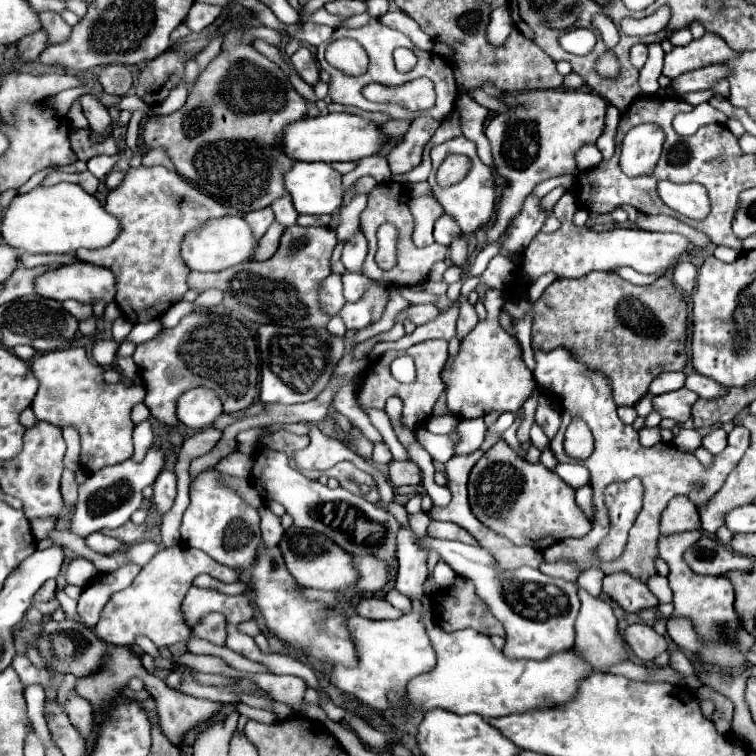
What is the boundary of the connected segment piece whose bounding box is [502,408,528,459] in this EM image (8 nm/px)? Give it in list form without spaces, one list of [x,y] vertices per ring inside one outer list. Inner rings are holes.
[[[520,408],[520,412],[516,414],[515,423],[513,423],[512,426],[504,432],[502,439],[504,439],[509,444],[509,446],[519,454],[522,459],[525,459],[528,450],[523,449],[519,441],[515,439],[516,431],[518,429],[518,426],[520,425],[523,412],[524,408]]]

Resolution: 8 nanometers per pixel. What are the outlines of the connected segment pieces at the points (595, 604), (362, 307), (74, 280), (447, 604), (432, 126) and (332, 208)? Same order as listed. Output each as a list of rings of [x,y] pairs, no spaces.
[[[582,588],[578,592],[578,596],[580,596],[580,602],[582,602],[582,608],[580,608],[580,614],[578,614],[578,620],[576,620],[576,650],[596,670],[604,670],[604,668],[610,668],[610,666],[614,666],[618,662],[630,660],[626,642],[622,640],[622,636],[618,632],[618,622],[614,618],[612,608],[604,600],[588,596],[588,592],[584,592]]]
[[[372,284],[366,294],[362,296],[362,300],[358,302],[346,302],[338,316],[344,320],[346,328],[360,330],[372,322],[376,322],[384,308],[386,308],[386,302],[388,302],[388,294],[386,294],[386,288],[384,286],[376,286]]]
[[[78,260],[40,276],[36,280],[36,292],[58,302],[72,298],[86,304],[98,300],[110,304],[116,296],[116,276],[108,268]]]
[[[456,576],[456,582],[450,588],[440,588],[436,594],[430,594],[430,600],[436,626],[444,632],[474,628],[488,636],[504,636],[502,624],[492,616],[484,600],[476,594],[474,584],[464,576]]]
[[[420,116],[414,120],[410,130],[404,134],[404,140],[388,154],[388,164],[392,174],[404,174],[422,162],[424,144],[428,142],[428,138],[434,136],[440,124],[442,122],[428,116]]]
[[[296,162],[284,184],[298,214],[336,214],[342,206],[342,174],[326,162]]]

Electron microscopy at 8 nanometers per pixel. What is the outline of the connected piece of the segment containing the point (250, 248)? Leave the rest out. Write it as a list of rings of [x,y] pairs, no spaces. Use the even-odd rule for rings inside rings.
[[[222,216],[216,220],[208,220],[208,224],[200,226],[196,232],[188,232],[182,244],[184,262],[198,272],[220,272],[232,268],[240,262],[252,260],[258,248],[258,240],[254,238],[252,228],[242,216]]]

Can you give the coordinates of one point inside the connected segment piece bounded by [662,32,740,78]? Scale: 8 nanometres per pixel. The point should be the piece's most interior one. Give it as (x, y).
(710, 49)

